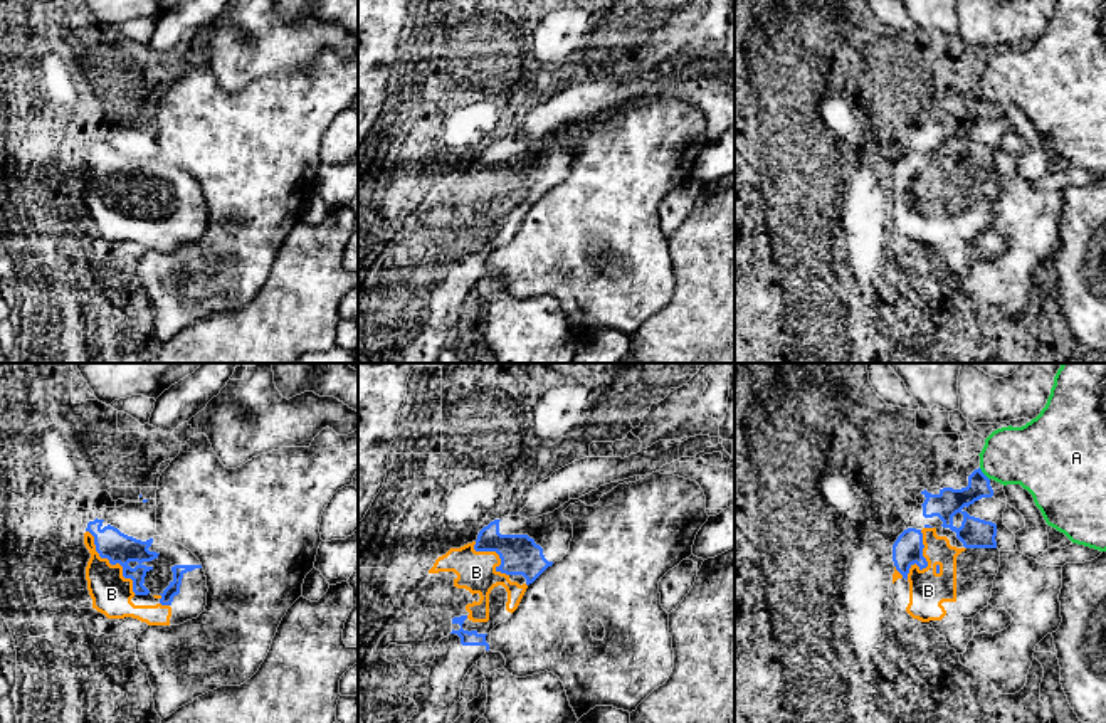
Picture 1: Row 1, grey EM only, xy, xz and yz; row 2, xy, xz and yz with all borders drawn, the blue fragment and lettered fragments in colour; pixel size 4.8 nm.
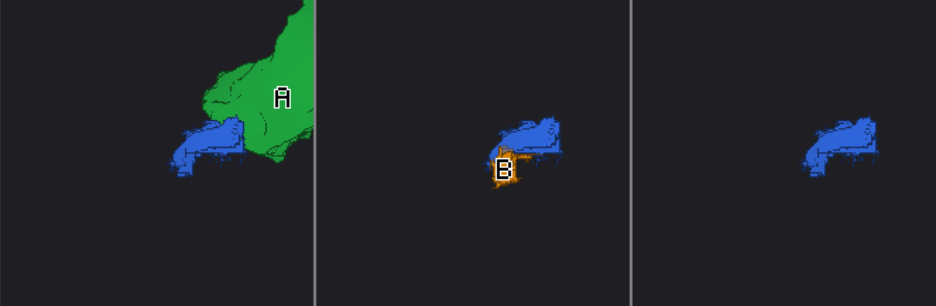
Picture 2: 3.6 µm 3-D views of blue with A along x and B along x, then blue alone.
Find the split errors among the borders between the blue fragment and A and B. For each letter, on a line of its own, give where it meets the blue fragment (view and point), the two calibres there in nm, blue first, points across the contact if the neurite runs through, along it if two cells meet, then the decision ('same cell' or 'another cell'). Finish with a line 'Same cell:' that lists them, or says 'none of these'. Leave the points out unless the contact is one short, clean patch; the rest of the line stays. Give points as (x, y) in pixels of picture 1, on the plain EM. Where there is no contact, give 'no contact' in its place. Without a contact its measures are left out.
A: contact yz (984, 98); calibres 130 and 300 nm; border yz (979, 91), (989, 103); another cell
B: contact xy (113, 187); calibres 150 and 200 nm; same cell
Same cell: B

